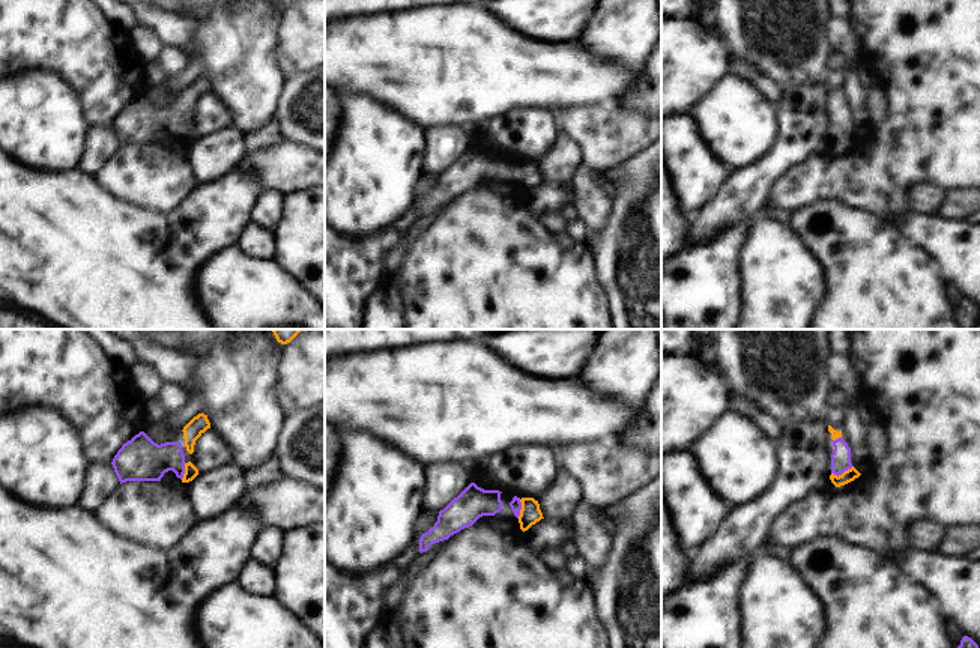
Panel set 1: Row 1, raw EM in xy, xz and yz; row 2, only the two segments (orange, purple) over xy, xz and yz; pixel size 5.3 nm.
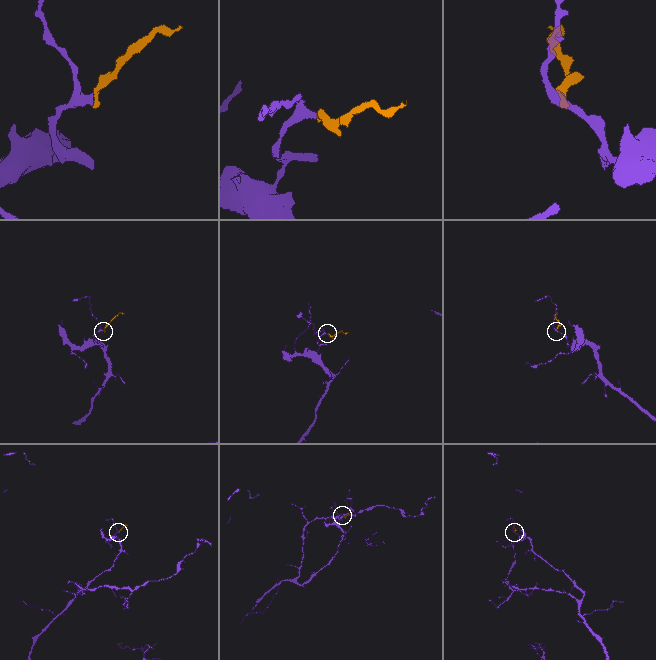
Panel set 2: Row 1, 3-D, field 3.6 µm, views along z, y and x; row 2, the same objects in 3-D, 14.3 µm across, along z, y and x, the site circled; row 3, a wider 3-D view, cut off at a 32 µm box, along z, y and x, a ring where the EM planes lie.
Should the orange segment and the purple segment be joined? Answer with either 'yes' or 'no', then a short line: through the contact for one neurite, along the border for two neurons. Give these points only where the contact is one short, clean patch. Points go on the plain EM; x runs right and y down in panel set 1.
yes | yz (851, 137), (843, 136), (840, 122)

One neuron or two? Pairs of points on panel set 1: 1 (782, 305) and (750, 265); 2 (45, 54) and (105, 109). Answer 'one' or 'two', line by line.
1: one
2: one

